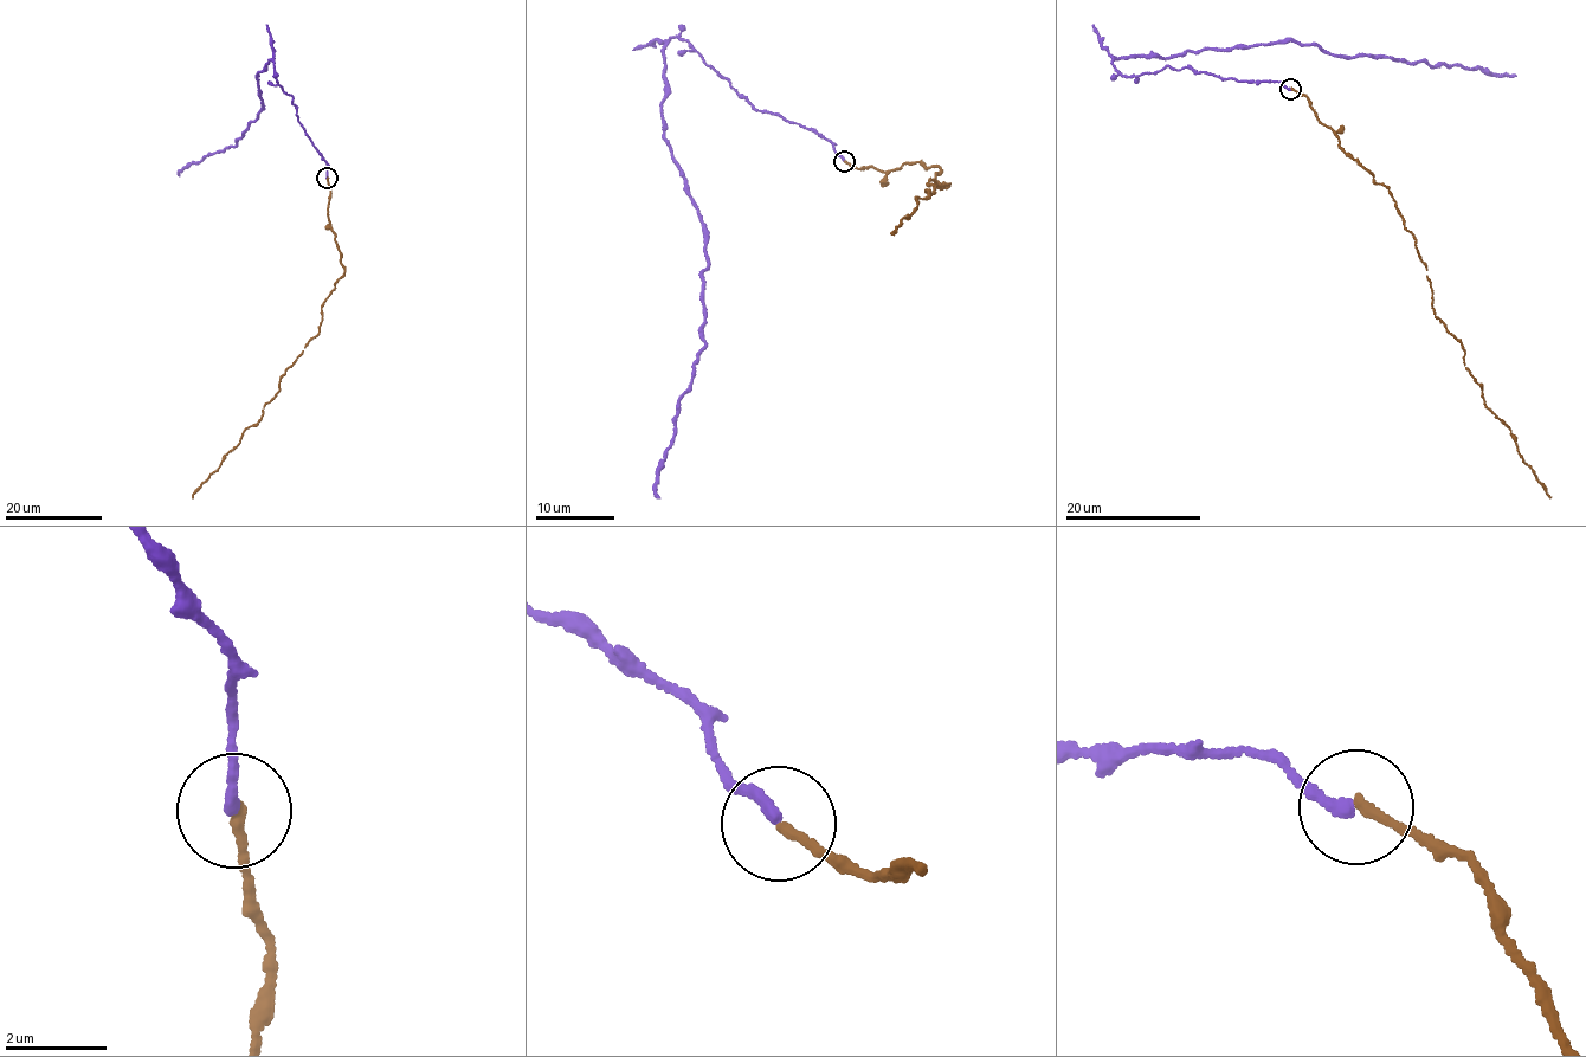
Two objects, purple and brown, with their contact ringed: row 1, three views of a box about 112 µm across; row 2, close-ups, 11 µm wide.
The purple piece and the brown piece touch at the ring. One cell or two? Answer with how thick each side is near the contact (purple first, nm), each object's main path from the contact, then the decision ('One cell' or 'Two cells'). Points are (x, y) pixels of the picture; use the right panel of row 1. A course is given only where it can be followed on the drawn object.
Thickness 240 nm (purple) against 200 nm. Course of purple: (1290, 88), (1166, 65), (1129, 77), (1113, 60), (1277, 42), (1355, 58), (1516, 76). Course of brown: (1290, 88), (1307, 96), (1341, 149), (1386, 186), (1427, 270), (1435, 315), (1461, 341), (1465, 369), (1551, 497). One cell

